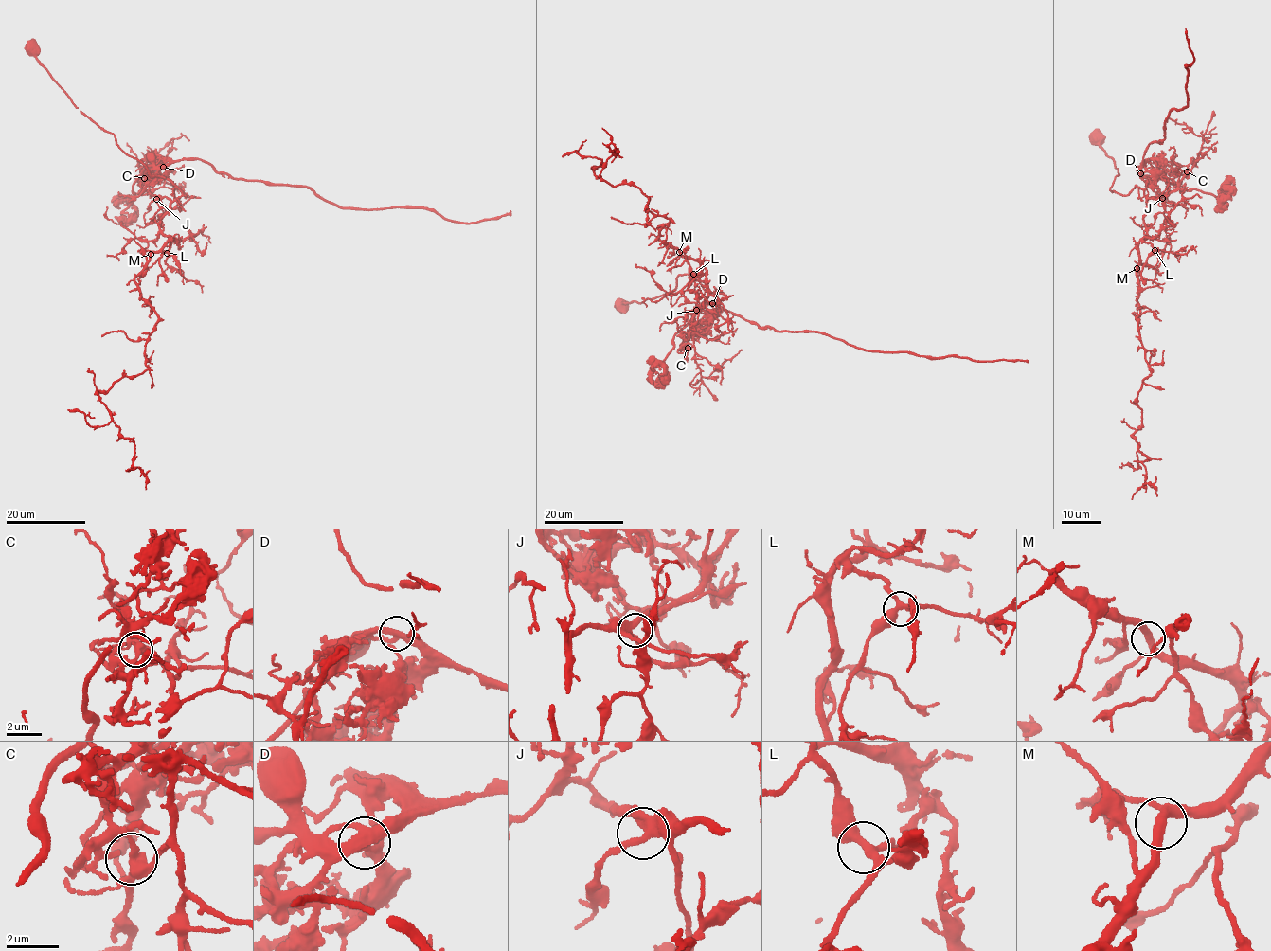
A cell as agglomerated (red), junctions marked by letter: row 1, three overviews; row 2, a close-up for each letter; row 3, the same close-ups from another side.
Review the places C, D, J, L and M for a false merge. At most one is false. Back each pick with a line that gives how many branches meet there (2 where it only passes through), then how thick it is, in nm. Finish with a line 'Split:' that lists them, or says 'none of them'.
C: Branches: 3. Thickness 340 nm
Split: C

